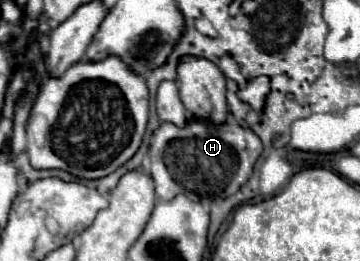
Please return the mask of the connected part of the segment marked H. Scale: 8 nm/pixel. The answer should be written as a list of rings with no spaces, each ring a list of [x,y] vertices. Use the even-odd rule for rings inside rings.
[[[191,119],[179,129],[171,123],[163,123],[153,135],[149,153],[149,173],[155,183],[155,195],[163,201],[171,201],[177,195],[185,195],[191,201],[227,199],[247,183],[261,151],[263,145],[259,137],[239,125],[213,125],[209,121]]]

